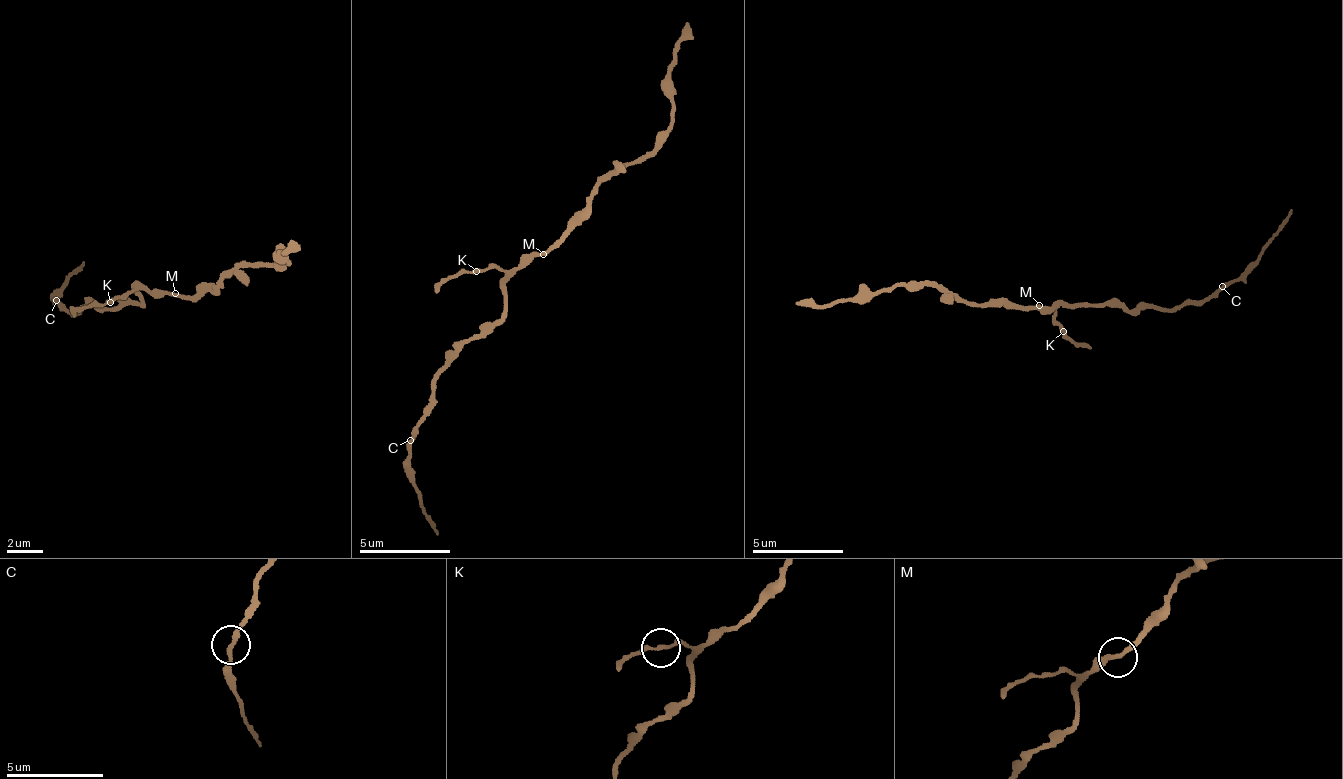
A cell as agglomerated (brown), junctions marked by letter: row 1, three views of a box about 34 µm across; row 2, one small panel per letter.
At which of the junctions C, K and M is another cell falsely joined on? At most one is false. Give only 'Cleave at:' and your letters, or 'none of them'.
Cleave at: none of them

